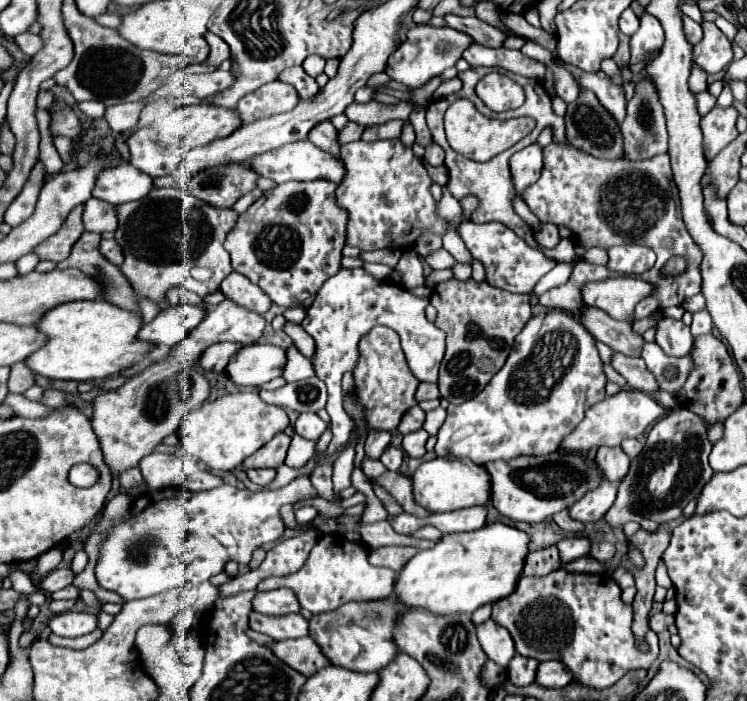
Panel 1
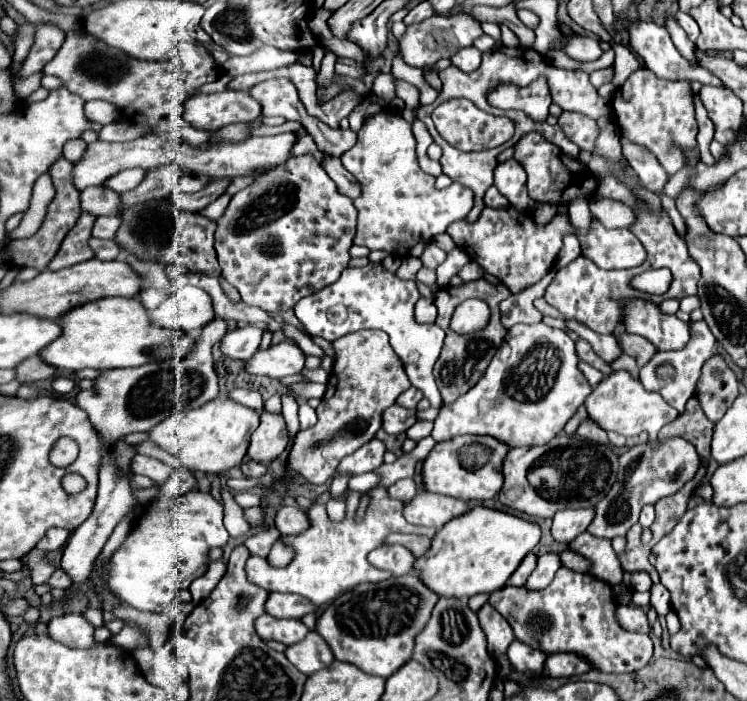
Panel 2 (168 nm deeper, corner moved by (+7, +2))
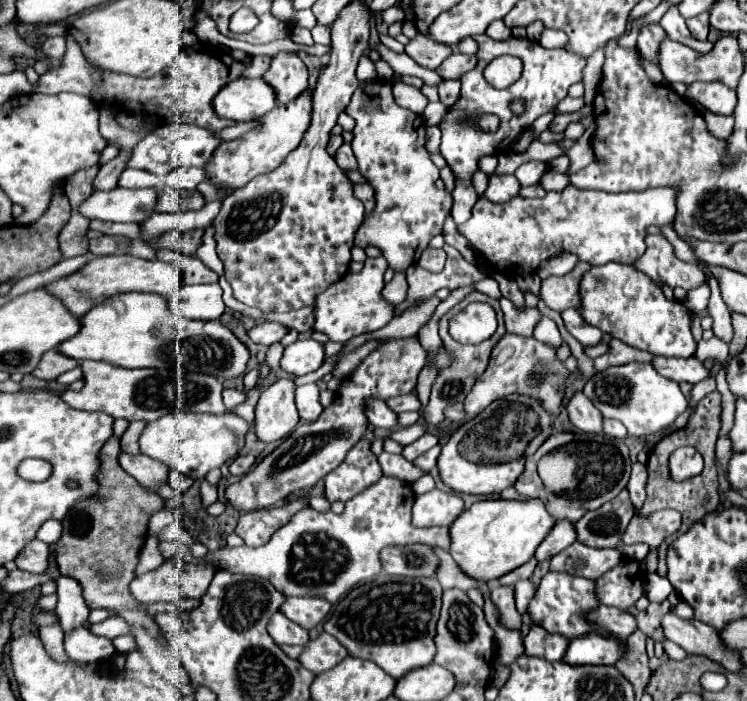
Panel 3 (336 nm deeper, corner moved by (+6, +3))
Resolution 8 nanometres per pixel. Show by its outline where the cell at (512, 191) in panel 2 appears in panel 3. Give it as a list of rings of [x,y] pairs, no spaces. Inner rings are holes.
[[[490,176],[488,188],[482,196],[494,204],[502,204],[518,196],[518,190],[520,190],[520,184],[514,176]]]

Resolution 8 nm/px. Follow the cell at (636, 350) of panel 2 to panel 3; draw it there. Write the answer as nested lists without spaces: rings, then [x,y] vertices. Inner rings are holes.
[[[656,356],[652,364],[662,376],[666,376],[670,380],[676,380],[676,382],[696,384],[696,382],[702,382],[702,380],[712,376],[712,370],[708,370],[696,356],[692,356],[692,358]]]

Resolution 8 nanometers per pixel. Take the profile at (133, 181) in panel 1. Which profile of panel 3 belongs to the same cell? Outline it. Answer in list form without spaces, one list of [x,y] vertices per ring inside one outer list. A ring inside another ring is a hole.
[[[126,168],[120,176],[118,186],[122,186],[122,188],[154,188],[154,186],[158,186],[158,182],[160,182],[158,176],[154,176],[152,172]]]

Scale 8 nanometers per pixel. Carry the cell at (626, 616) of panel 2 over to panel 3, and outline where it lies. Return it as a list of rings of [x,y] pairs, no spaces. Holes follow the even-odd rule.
[[[598,606],[588,614],[592,624],[612,632],[618,638],[628,638],[636,630],[636,620],[630,612],[622,612],[612,606]]]

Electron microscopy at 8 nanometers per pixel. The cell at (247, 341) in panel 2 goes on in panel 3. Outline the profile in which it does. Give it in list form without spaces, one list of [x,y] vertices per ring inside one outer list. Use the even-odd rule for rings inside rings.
[[[264,322],[264,324],[254,326],[254,328],[248,332],[248,336],[250,336],[254,342],[258,342],[258,344],[270,346],[270,344],[274,344],[274,342],[280,342],[288,332],[290,332],[290,328],[284,326],[284,324],[280,324],[280,322]]]

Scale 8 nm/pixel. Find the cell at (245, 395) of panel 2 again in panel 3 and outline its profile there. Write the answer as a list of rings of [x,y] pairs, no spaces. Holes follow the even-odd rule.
[[[226,388],[226,390],[222,390],[222,398],[224,398],[224,406],[228,408],[228,410],[232,410],[234,406],[238,406],[240,402],[244,402],[244,392],[240,392],[240,390],[232,390],[232,388]]]

